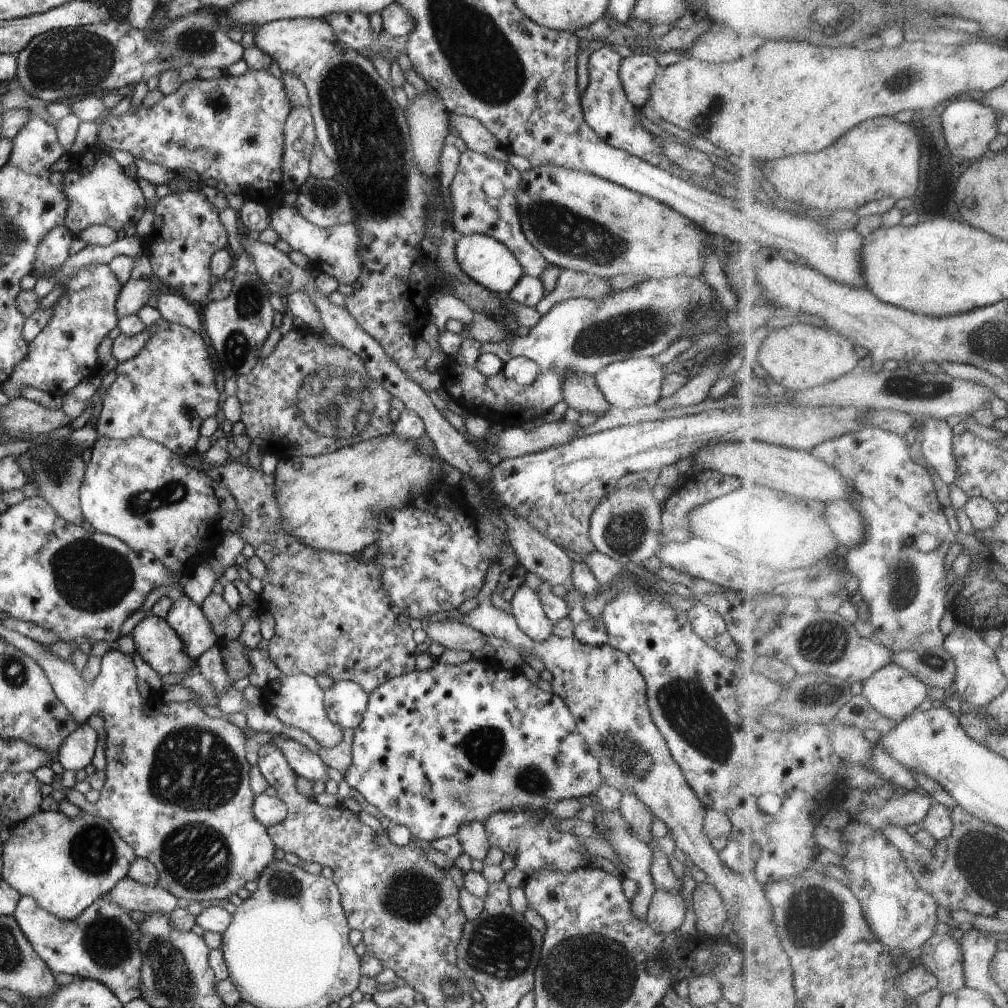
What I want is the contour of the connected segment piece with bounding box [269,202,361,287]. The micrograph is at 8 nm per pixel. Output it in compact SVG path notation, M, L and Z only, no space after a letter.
M281 202L269 214L269 226L278 233L281 240L290 245L292 251L301 252L308 257L312 270L327 270L339 284L350 287L361 274L361 261L358 255L360 236L353 222L322 229L307 222L294 205L287 206Z

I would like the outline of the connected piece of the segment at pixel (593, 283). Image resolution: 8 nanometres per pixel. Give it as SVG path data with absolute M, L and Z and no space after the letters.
M564 269L558 276L556 288L550 294L546 294L534 308L542 316L547 314L554 304L564 300L579 297L601 300L604 296L612 295L616 291L618 290L610 285L608 279Z

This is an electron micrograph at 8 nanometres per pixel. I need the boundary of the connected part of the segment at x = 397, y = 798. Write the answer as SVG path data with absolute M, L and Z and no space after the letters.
M472 657L464 664L451 666L439 660L426 671L414 668L410 673L392 678L384 682L369 694L369 704L366 715L359 726L356 726L354 740L352 740L352 766L343 776L350 787L357 790L368 804L375 806L390 820L392 826L404 825L412 836L430 842L456 835L458 830L467 823L488 821L500 812L515 811L552 811L553 807L571 798L595 793L603 780L599 772L599 761L591 754L586 740L580 735L574 716L570 713L563 699L556 694L548 694L540 690L536 684L527 680L519 670L508 671L493 660L479 660Z

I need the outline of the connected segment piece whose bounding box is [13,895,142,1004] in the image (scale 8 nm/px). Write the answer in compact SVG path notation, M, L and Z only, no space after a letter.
M21 896L13 918L34 951L54 974L69 974L74 978L89 979L104 984L123 1004L141 998L142 958L137 946L139 926L130 914L109 902L109 896L93 903L76 921L62 921L44 911L31 897Z

